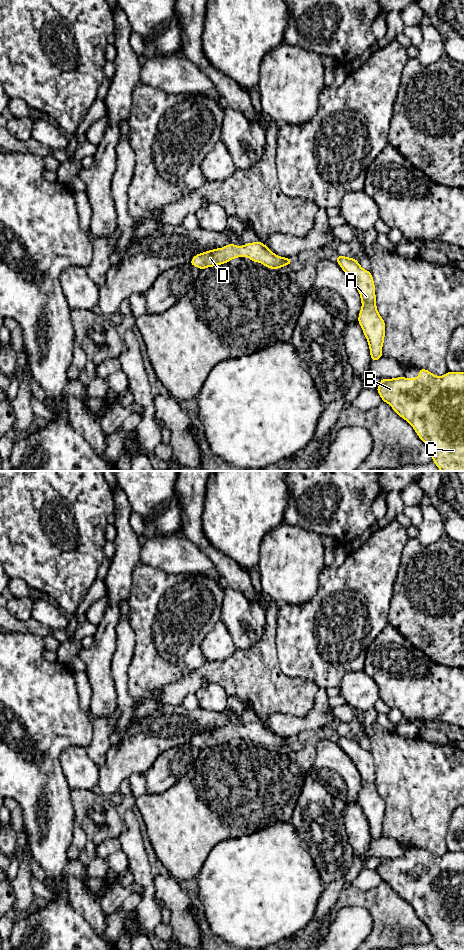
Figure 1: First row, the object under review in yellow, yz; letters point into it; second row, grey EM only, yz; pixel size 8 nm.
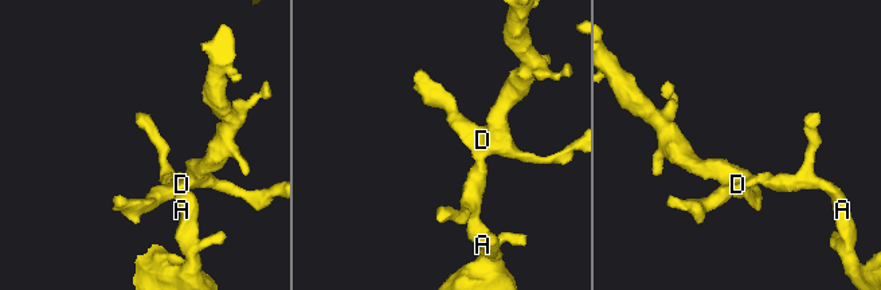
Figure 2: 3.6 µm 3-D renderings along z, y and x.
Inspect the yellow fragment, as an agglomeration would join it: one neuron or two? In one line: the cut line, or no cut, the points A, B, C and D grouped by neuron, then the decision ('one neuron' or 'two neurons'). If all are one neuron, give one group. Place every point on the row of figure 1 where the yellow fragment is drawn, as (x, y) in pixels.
no cut | A B C D | one neuron

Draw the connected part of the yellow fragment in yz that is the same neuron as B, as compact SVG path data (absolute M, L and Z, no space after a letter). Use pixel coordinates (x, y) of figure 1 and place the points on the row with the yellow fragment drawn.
M420 368L418 378L381 378L376 391L413 427L441 471L464 471L464 372L439 377Z

